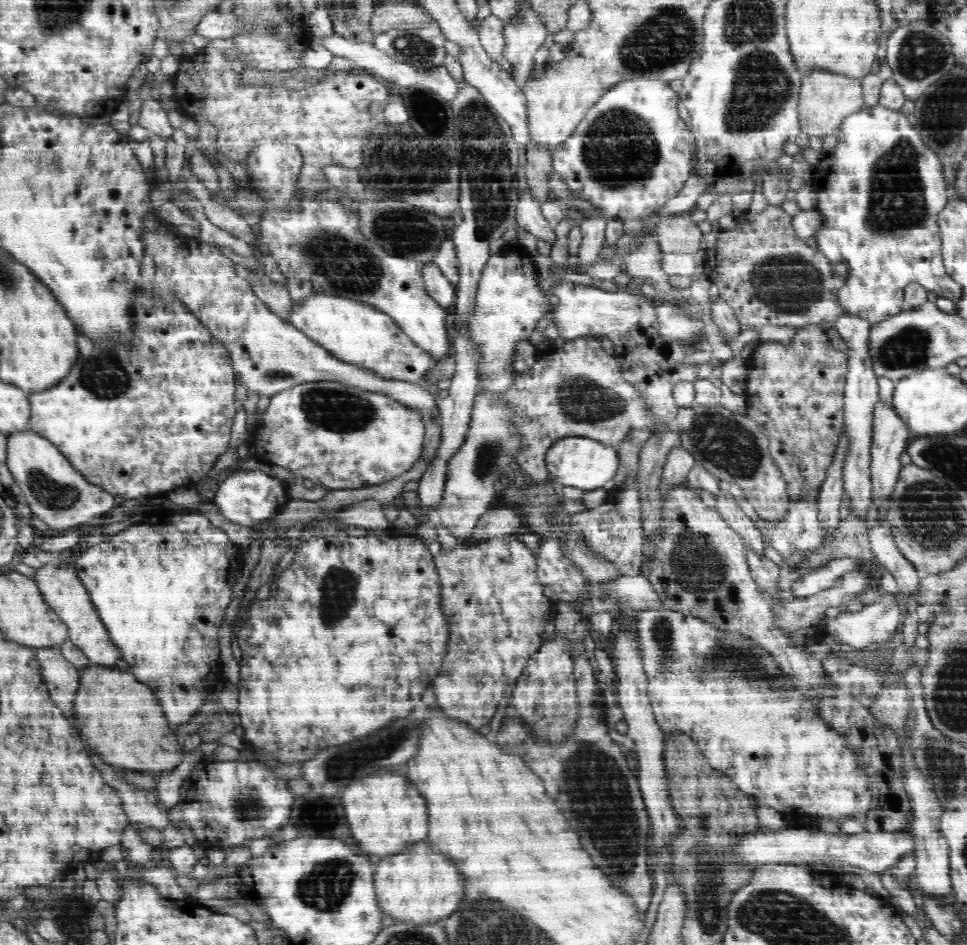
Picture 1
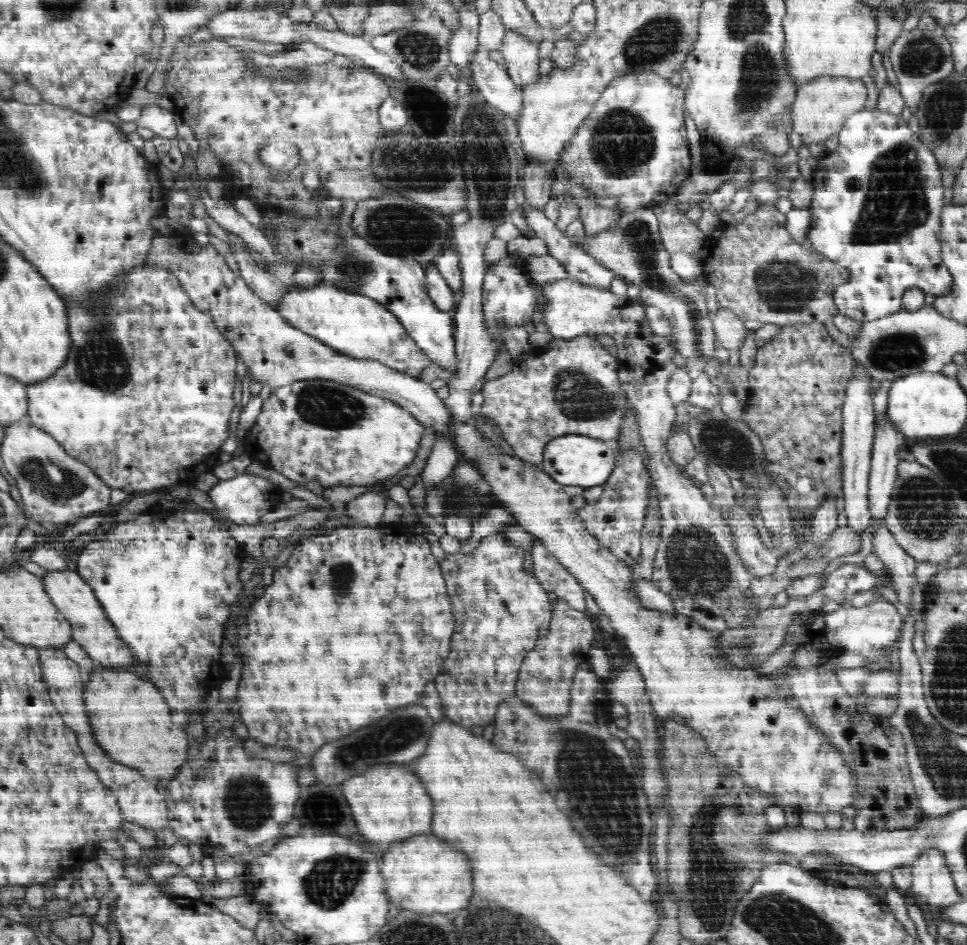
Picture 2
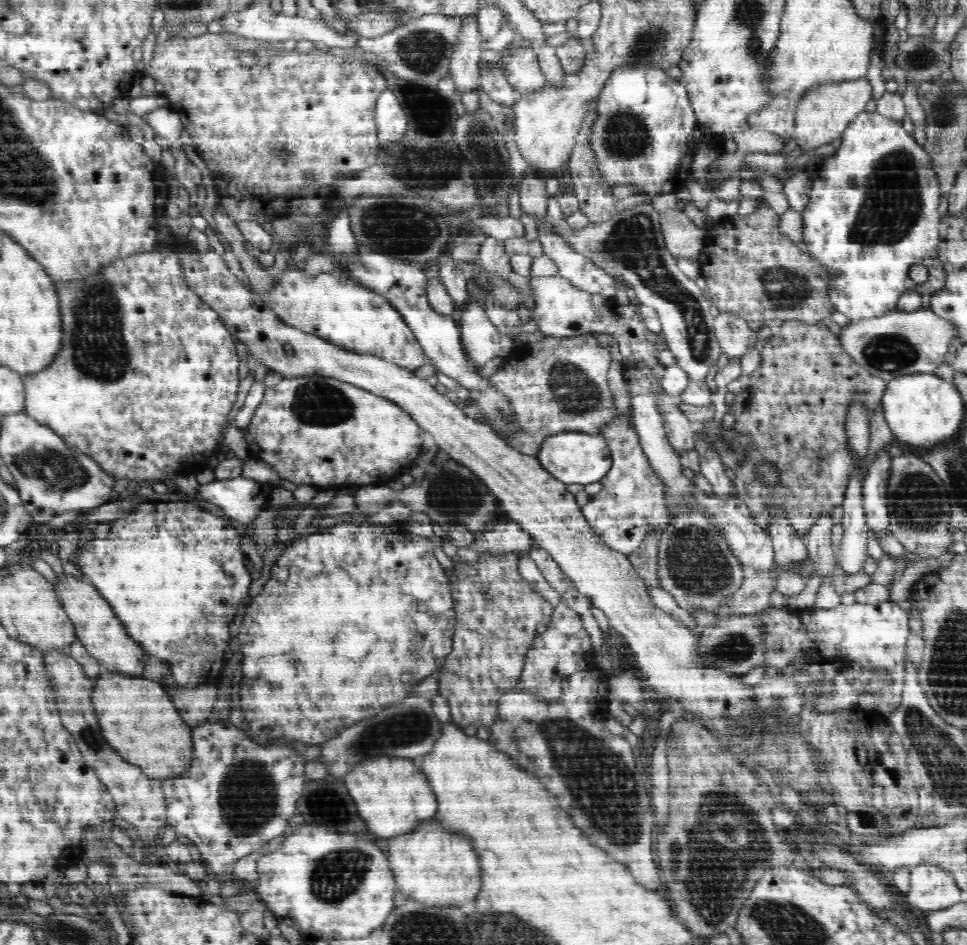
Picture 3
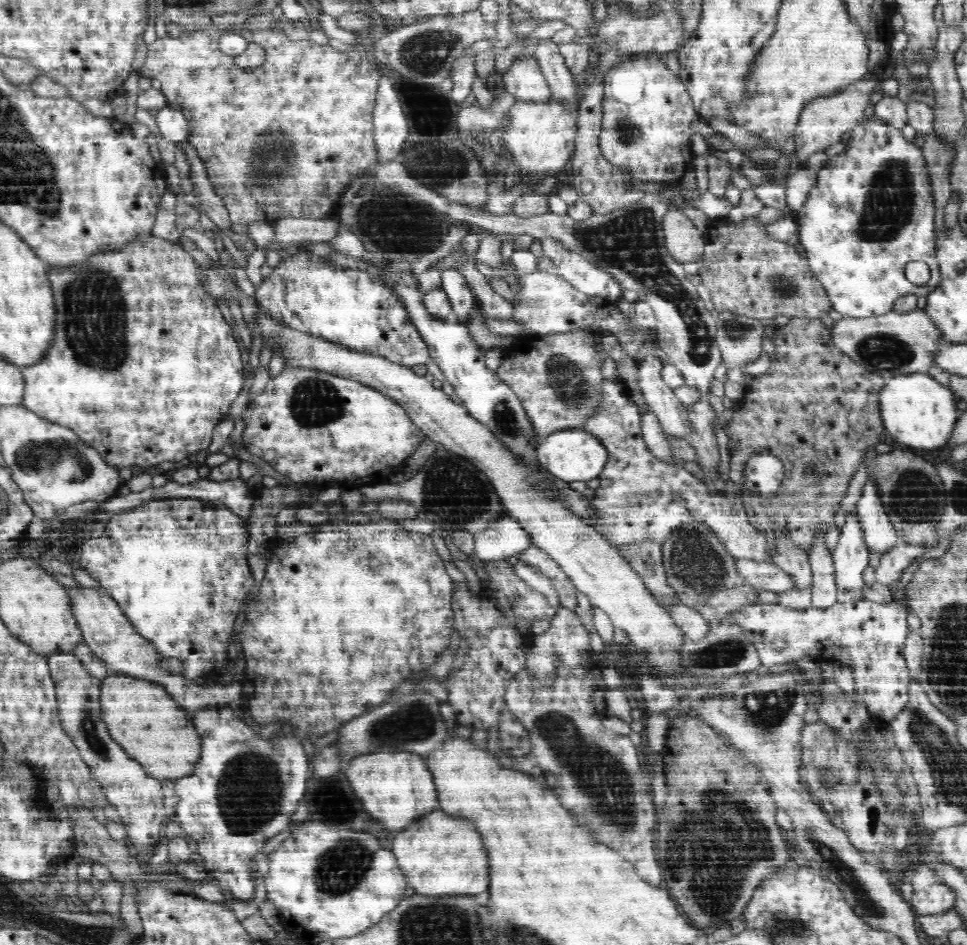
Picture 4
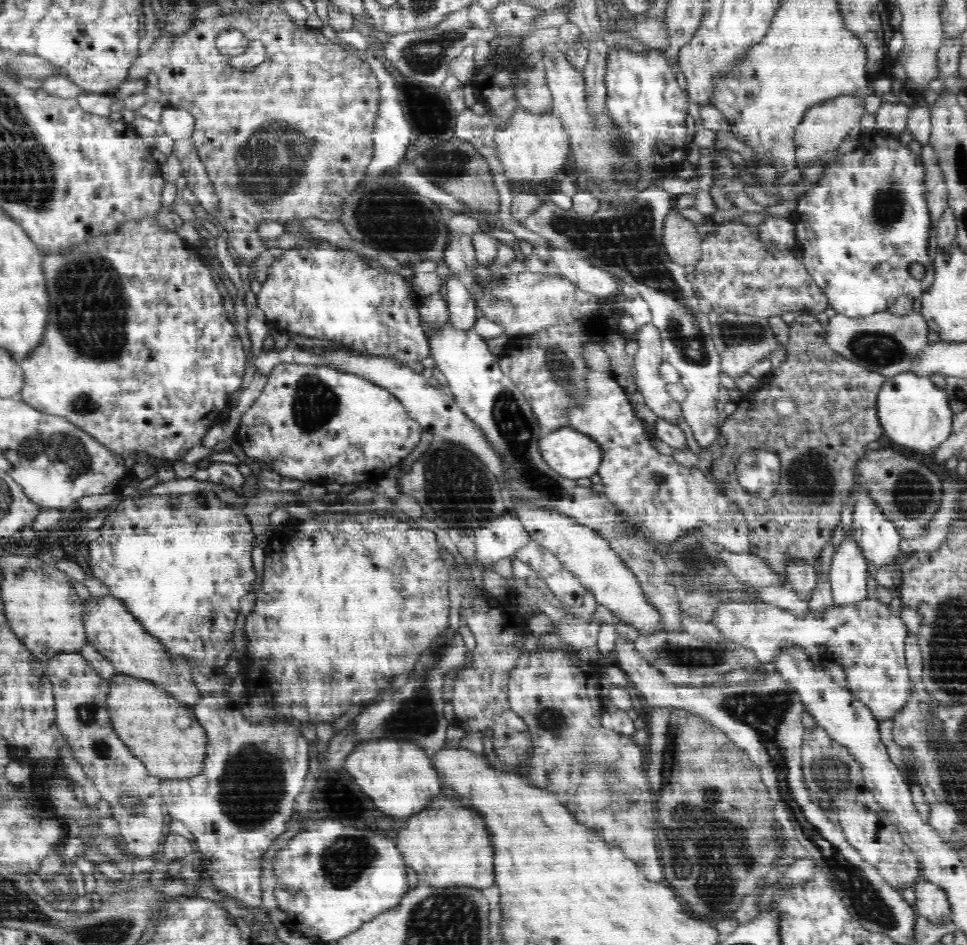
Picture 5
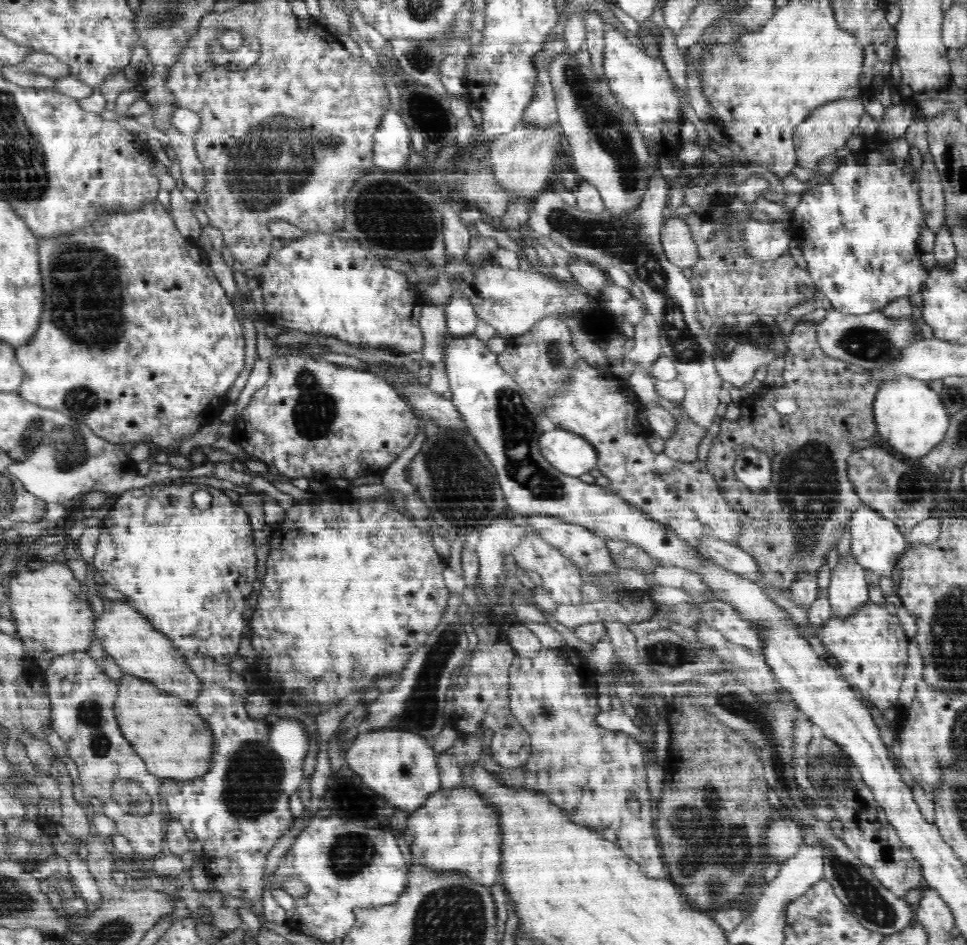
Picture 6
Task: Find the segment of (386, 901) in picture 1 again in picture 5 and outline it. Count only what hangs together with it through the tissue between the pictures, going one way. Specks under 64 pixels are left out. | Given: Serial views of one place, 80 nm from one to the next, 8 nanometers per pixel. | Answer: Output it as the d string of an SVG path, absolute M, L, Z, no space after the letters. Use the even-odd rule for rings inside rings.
M444 794L430 800L430 804L419 814L407 818L404 828L400 828L398 836L395 837L395 845L400 850L400 855L404 858L404 865L410 870L414 870L418 879L432 883L436 887L452 887L464 882L464 886L476 886L480 890L488 888L494 884L494 850L488 838L488 832L484 828L482 816L474 810L466 810L464 806L460 808L456 802L452 802L452 796Z

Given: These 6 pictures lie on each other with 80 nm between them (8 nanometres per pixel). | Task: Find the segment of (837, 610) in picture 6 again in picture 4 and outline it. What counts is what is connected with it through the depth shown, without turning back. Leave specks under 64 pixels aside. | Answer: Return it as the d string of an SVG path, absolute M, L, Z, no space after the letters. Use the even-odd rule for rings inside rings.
M848 513L839 541L832 551L838 602L851 603L863 599L866 584L862 572L869 565L868 553L860 521L856 513Z

